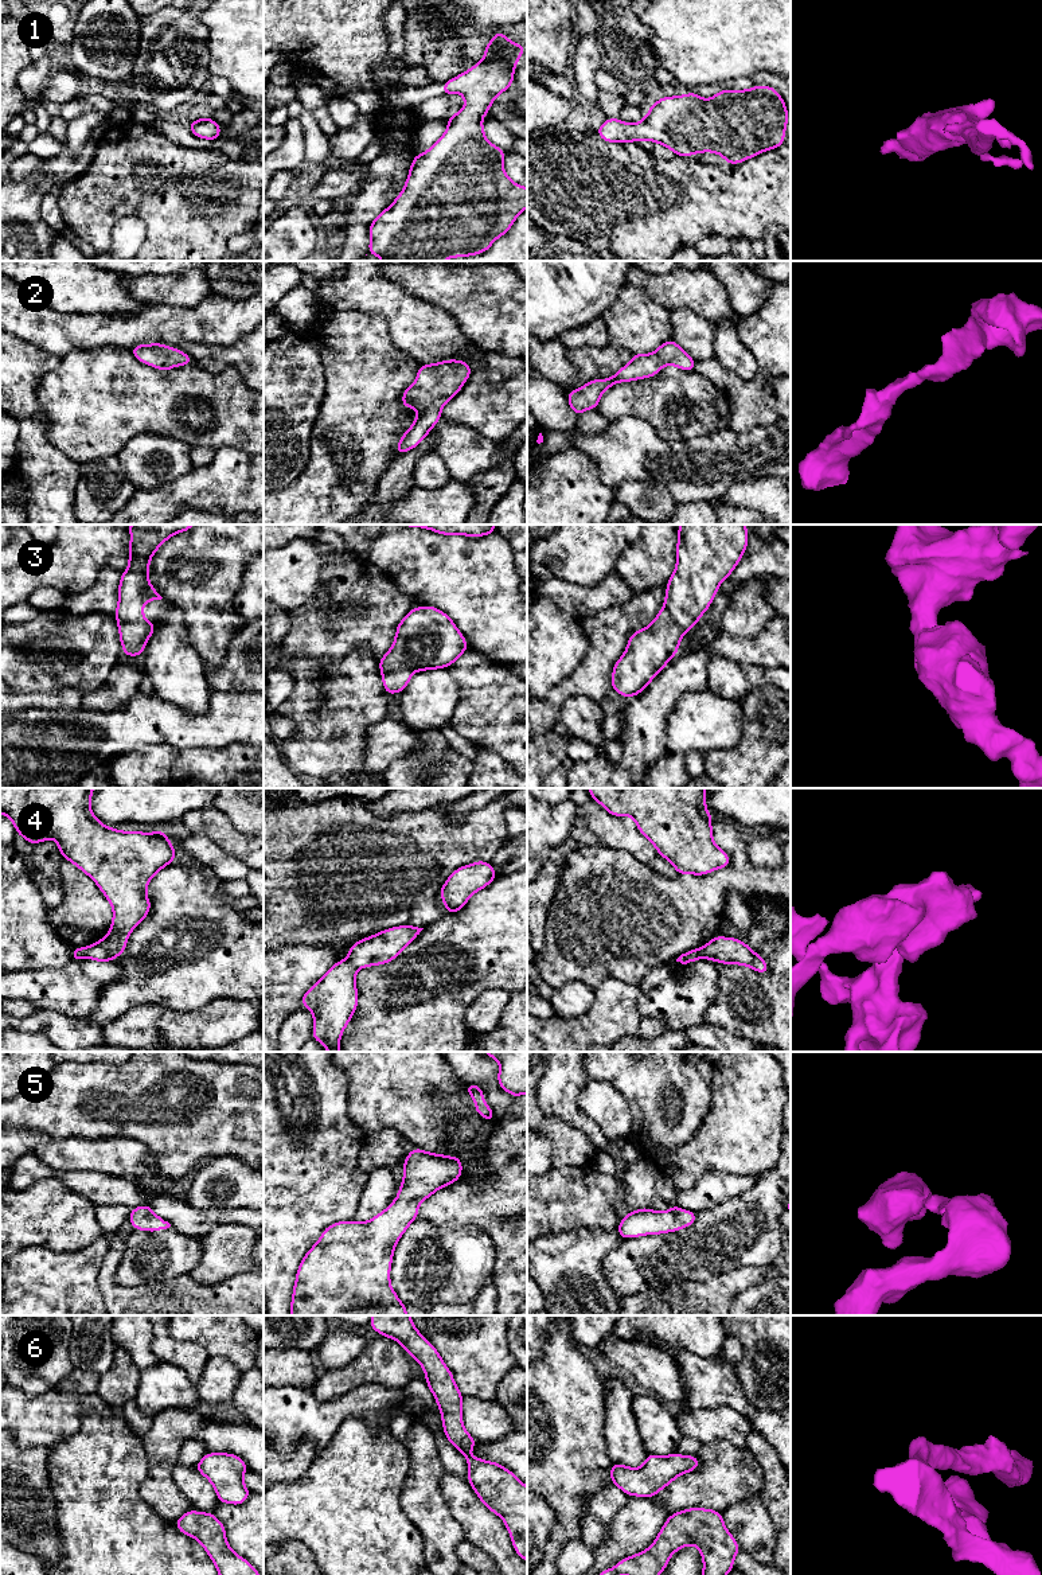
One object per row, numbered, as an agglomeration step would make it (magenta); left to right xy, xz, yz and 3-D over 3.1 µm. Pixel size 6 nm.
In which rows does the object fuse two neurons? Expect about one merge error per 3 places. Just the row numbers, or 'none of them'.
4

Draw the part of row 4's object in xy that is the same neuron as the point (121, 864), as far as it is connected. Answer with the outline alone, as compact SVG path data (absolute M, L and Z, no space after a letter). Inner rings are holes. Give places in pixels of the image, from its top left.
M0 788L0 814L13 822L16 834L28 843L54 838L63 858L98 885L113 907L113 923L109 933L89 947L89 958L112 962L125 951L129 933L151 911L151 900L145 894L151 878L172 863L177 853L165 830L140 833L106 827L91 812L93 791L94 788Z

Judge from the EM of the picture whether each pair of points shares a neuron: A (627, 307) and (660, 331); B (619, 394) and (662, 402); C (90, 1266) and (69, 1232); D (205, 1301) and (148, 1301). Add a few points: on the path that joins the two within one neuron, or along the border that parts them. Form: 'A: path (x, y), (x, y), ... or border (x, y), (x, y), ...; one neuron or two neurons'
A: path (635, 315), (646, 326), (652, 327); one neuron
B: path (629, 398), (651, 400); one neuron
C: border (104, 1234), (75, 1251), (53, 1251), (49, 1248); two neurons
D: path (191, 1301), (162, 1301); one neuron

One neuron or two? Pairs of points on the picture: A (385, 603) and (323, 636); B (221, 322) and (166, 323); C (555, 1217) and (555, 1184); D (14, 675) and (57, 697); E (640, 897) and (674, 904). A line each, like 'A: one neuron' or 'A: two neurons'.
A: one neuron
B: one neuron
C: one neuron
D: two neurons
E: one neuron

